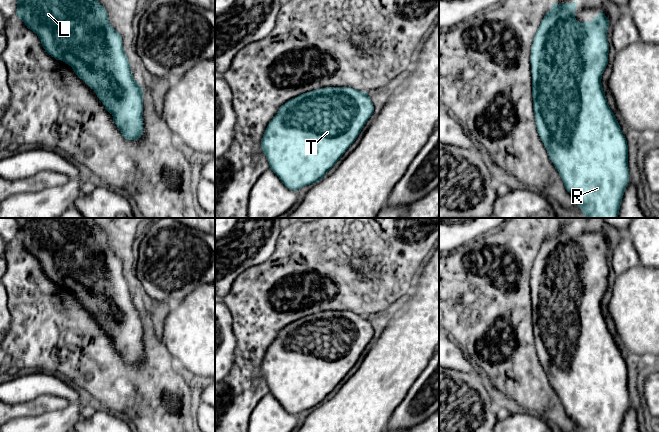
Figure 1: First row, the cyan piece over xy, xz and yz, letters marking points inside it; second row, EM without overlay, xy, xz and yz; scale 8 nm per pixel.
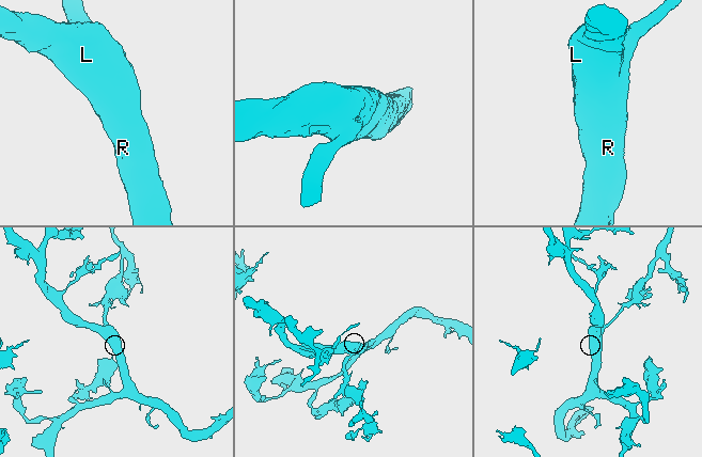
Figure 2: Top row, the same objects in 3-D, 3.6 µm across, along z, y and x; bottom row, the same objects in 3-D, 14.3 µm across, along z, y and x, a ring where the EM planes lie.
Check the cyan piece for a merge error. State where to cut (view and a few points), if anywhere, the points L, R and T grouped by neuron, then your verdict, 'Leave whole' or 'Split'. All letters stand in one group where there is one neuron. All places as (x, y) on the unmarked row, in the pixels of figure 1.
No split. Groups: L R T. Leave whole

